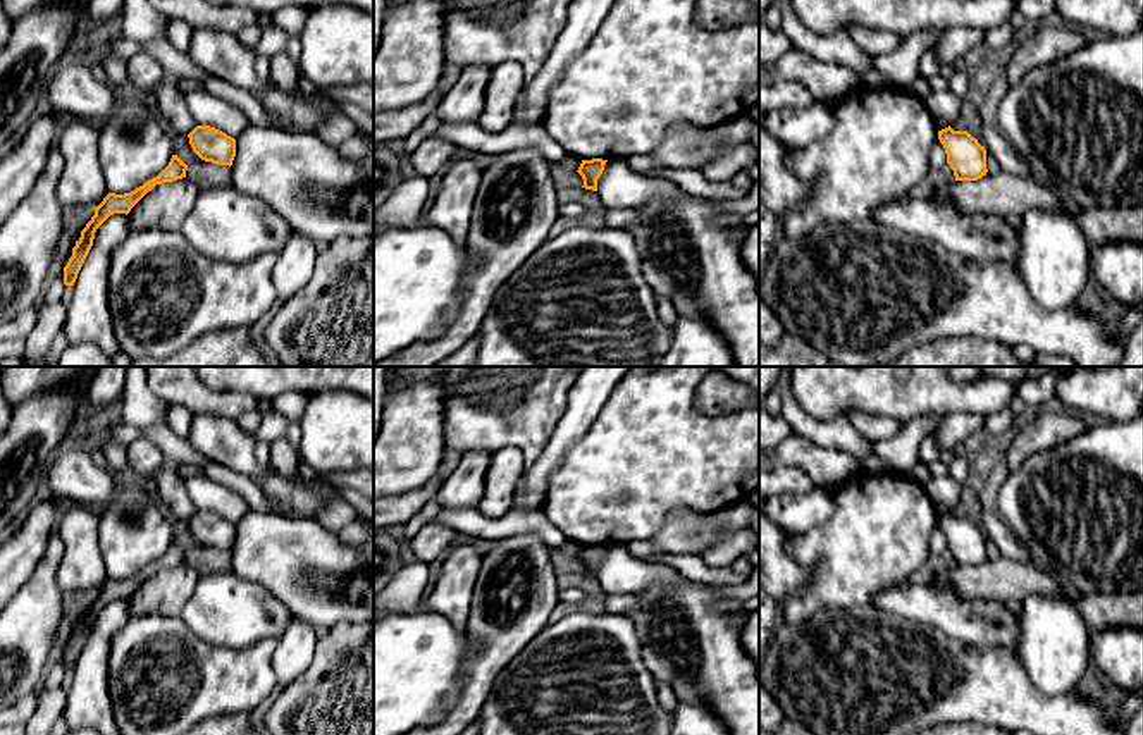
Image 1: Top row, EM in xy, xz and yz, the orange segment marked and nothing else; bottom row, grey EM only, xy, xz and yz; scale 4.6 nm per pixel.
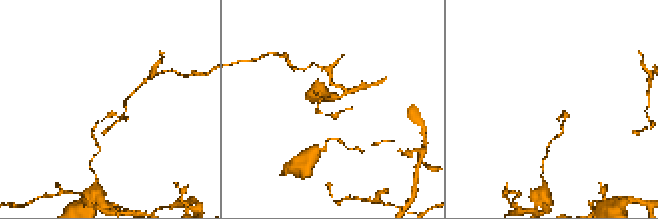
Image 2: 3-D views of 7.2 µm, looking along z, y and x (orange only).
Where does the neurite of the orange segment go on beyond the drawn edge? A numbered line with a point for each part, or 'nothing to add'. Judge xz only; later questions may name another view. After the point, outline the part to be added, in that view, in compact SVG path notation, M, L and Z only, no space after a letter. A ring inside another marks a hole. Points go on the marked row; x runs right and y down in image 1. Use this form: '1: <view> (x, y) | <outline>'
nothing to add

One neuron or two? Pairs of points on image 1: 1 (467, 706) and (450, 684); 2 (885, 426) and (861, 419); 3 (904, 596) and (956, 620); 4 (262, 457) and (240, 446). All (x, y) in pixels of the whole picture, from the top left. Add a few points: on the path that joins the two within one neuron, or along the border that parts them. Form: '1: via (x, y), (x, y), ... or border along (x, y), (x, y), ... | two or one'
1: border along (470, 656), (463, 665), (462, 691), (444, 716) | two
2: via (880, 426), (866, 424) | one
3: via (916, 599), (944, 610) | one
4: border along (253, 441), (253, 458), (264, 467) | two

